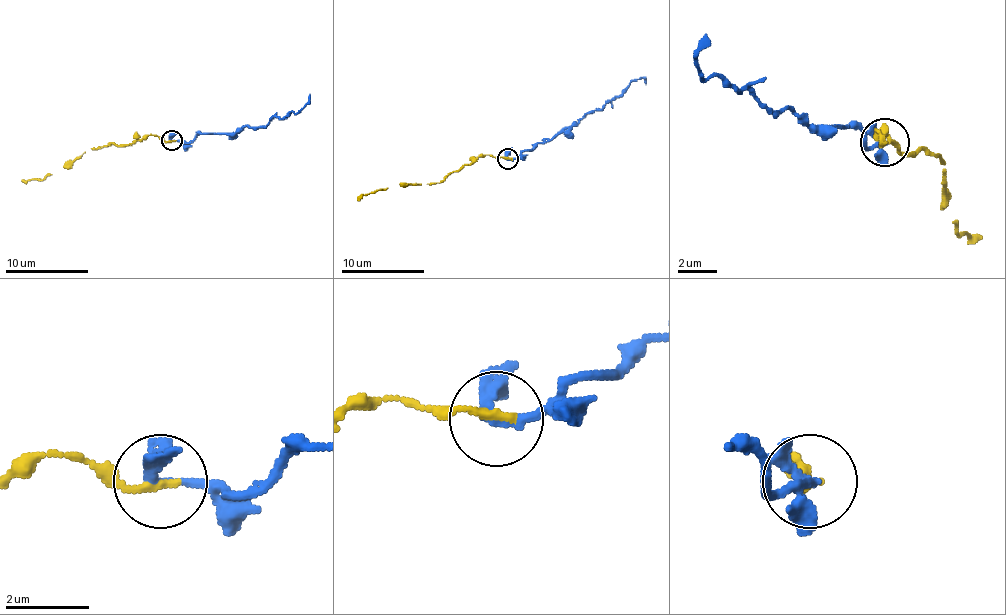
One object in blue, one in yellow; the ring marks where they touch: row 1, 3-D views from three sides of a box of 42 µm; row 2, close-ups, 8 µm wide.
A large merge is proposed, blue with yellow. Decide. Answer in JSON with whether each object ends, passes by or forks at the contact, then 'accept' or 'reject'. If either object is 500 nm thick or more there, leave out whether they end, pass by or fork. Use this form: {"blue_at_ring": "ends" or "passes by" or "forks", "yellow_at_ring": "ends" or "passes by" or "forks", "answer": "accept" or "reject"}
{"blue_at_ring": "forks", "yellow_at_ring": "ends", "answer": "accept"}

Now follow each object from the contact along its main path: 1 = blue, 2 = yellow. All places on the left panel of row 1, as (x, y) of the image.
1: (172, 140), (191, 142), (199, 133), (236, 133), (245, 125), (263, 127), (276, 117), (297, 113), (309, 94)
2: (172, 140), (162, 142), (156, 135), (143, 135), (133, 144), (108, 144), (69, 160), (42, 179), (21, 179)

